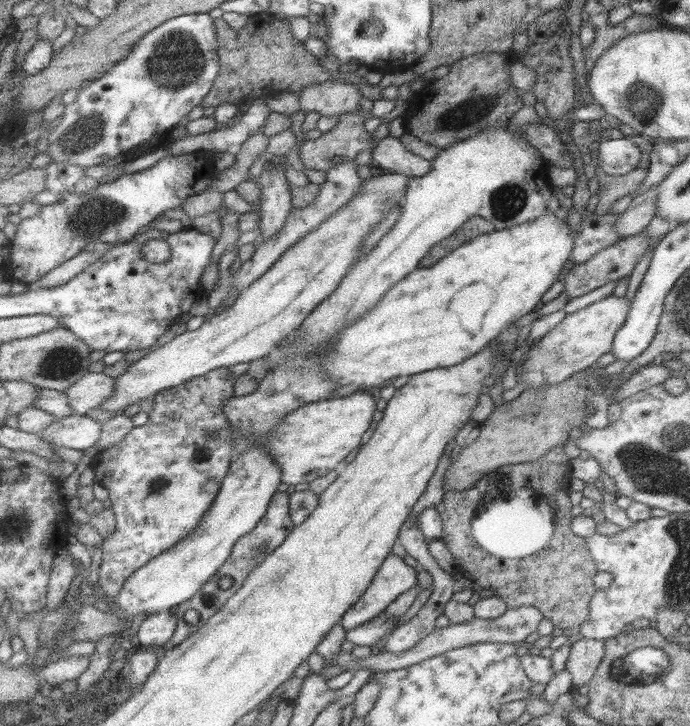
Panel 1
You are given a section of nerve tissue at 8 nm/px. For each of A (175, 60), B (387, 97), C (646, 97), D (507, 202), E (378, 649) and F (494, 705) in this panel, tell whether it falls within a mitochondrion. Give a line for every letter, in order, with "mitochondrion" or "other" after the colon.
A: mitochondrion
B: other
C: mitochondrion
D: mitochondrion
E: other
F: other

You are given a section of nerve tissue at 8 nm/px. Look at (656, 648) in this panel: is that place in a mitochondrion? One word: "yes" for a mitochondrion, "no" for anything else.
no

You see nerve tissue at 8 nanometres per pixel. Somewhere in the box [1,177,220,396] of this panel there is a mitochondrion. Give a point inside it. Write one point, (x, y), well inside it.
(93, 216)

